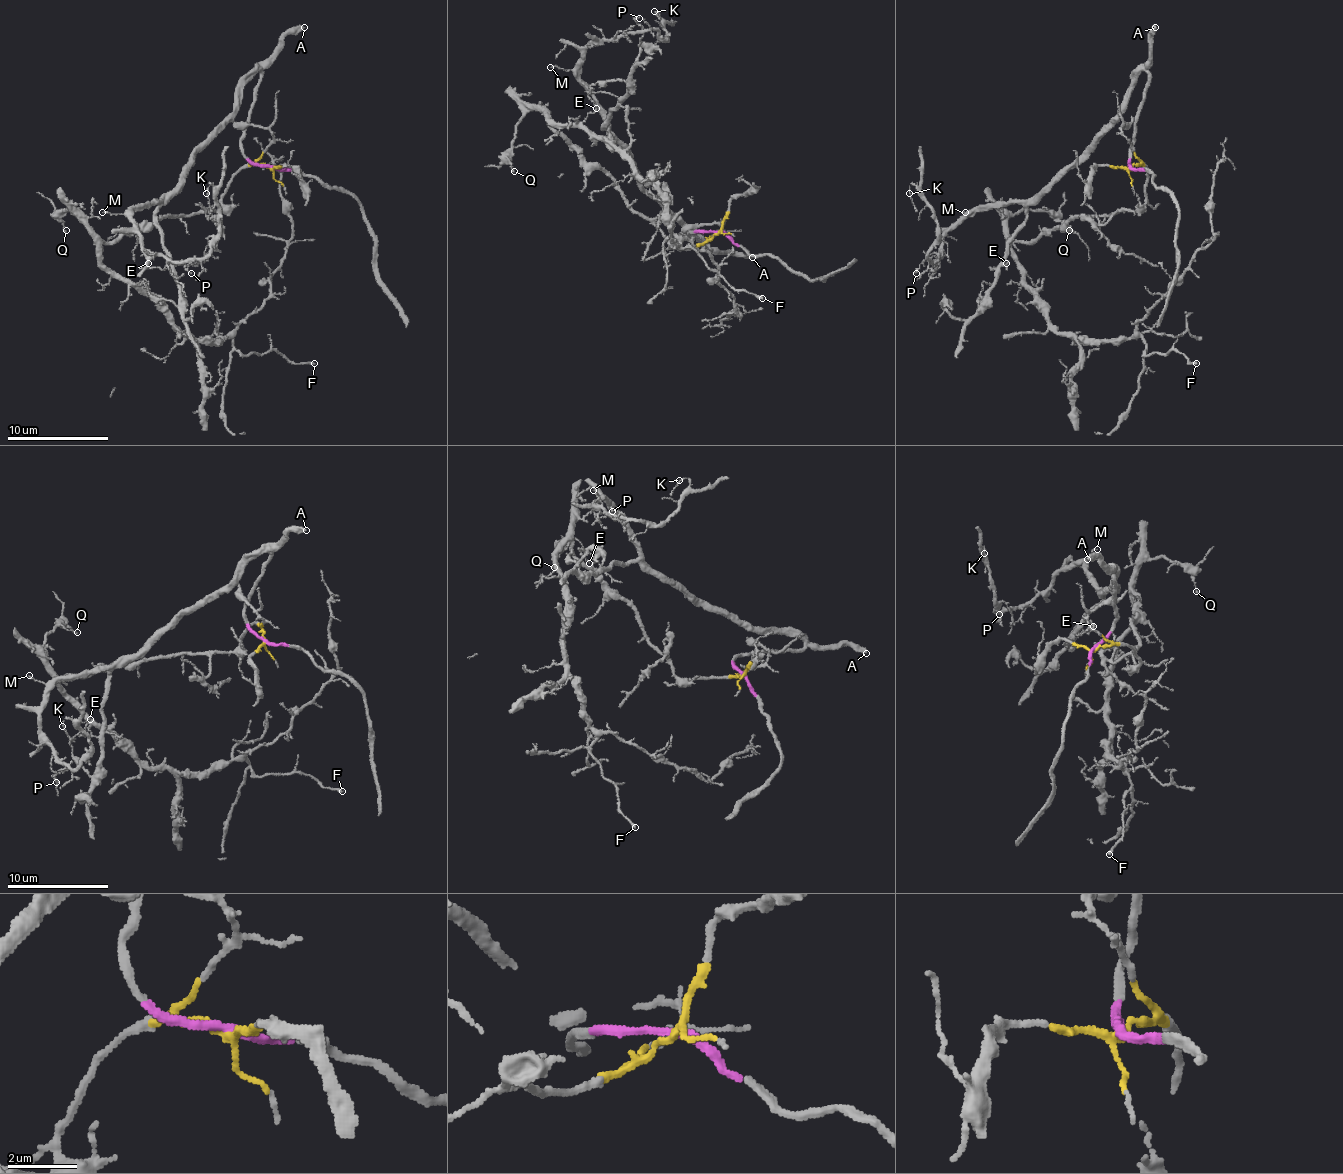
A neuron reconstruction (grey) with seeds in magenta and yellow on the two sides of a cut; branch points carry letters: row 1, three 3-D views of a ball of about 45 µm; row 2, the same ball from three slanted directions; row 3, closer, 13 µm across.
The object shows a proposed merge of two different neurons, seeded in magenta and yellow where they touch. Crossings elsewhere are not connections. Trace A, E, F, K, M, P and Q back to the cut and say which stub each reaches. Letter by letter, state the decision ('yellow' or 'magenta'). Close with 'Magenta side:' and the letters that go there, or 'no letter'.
A: magenta
E: magenta
F: yellow
K: magenta
M: magenta
P: magenta
Q: yellow
Magenta side: A, E, K, M, P

